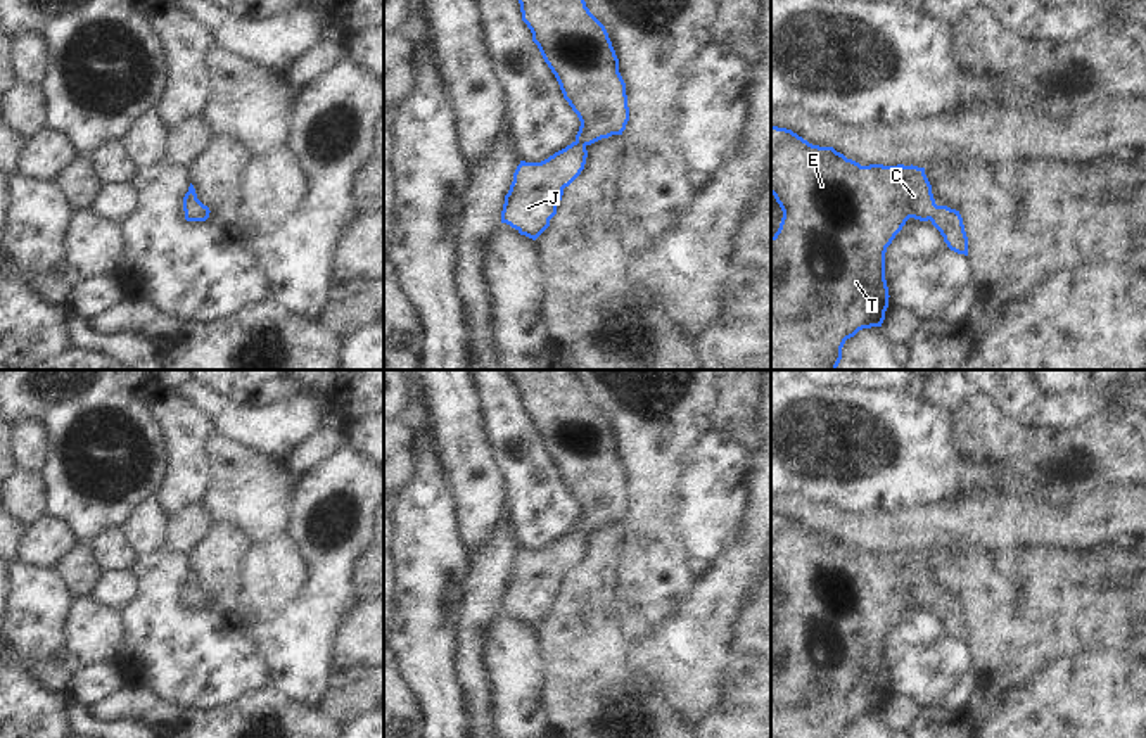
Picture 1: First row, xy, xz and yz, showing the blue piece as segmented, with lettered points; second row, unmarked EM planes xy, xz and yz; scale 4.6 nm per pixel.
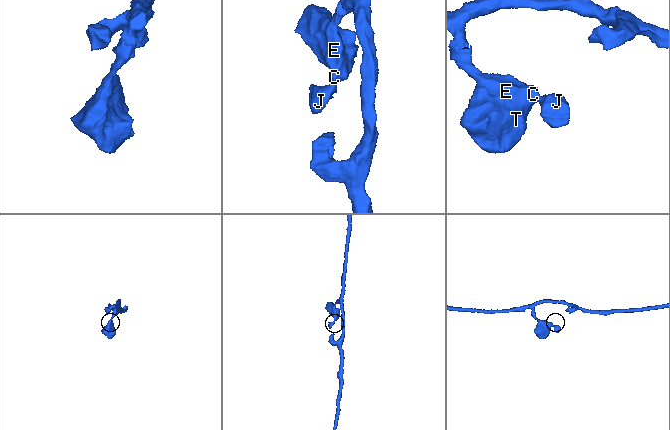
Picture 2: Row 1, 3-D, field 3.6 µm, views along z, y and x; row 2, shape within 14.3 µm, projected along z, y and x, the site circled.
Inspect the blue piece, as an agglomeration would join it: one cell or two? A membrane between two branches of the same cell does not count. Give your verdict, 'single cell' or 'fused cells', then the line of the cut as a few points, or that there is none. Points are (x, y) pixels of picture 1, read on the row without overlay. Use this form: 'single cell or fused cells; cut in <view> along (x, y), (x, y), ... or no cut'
single cell; no cut

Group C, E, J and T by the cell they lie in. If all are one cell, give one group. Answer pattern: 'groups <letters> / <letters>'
groups C E J T

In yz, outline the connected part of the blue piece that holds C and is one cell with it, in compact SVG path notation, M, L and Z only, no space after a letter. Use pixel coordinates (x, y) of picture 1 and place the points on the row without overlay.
M771 513L771 581L783 598L771 624L771 738L842 738L859 717L882 714L890 684L885 639L909 605L930 607L951 638L968 643L963 605L935 591L925 555L861 553L833 534L812 532L792 517Z

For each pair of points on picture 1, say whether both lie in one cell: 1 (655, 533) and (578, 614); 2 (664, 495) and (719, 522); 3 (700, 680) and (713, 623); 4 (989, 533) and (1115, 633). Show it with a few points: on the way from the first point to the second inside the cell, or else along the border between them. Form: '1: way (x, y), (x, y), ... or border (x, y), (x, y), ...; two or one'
1: border (624, 534), (621, 560), (616, 569), (617, 614); two
2: border (687, 460), (674, 512), (681, 540); two
3: way (700, 666), (700, 636); one
4: border (967, 548), (1050, 548); two

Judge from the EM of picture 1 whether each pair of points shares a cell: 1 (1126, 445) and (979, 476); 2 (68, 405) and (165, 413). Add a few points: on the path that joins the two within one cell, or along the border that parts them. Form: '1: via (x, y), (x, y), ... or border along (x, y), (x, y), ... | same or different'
1: border along (968, 462), (1005, 465), (1013, 474), (1012, 489) | different
2: border along (144, 398), (149, 415), (161, 432), (165, 450) | different

